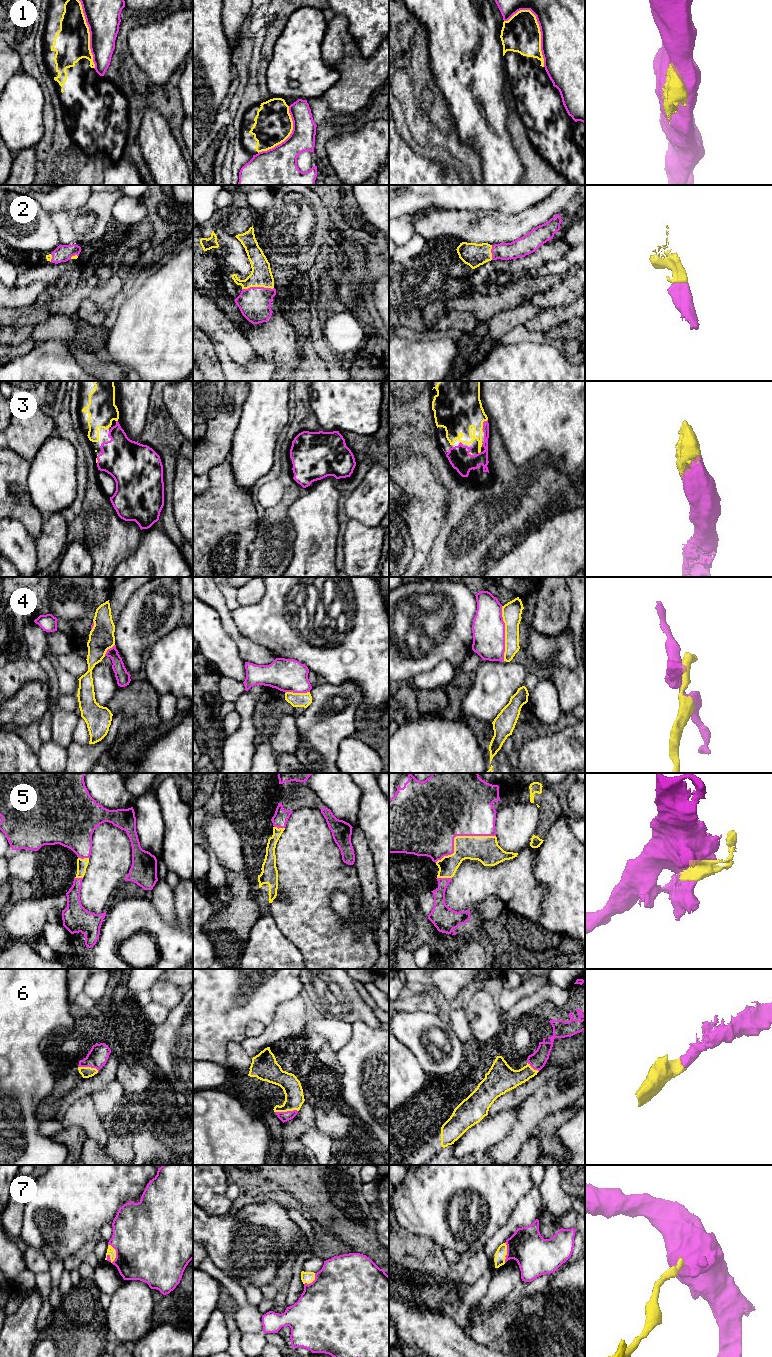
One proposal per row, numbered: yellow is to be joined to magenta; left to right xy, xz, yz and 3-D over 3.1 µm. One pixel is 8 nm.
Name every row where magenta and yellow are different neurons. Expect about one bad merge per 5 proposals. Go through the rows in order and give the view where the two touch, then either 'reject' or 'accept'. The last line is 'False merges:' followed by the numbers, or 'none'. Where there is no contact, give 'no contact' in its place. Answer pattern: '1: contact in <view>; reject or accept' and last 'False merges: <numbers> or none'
1: contact in yz; reject
2: contact in xz; accept
3: contact in yz; accept
4: contact in yz; reject
5: contact in yz; accept
6: contact in xz; accept
7: contact in xy; accept
False merges: 1, 4

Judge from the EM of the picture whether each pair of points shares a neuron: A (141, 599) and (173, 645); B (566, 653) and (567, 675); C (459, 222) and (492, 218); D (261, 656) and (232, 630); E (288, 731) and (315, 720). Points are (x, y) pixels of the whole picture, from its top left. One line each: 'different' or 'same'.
A: different
B: different
C: same
D: same
E: different

